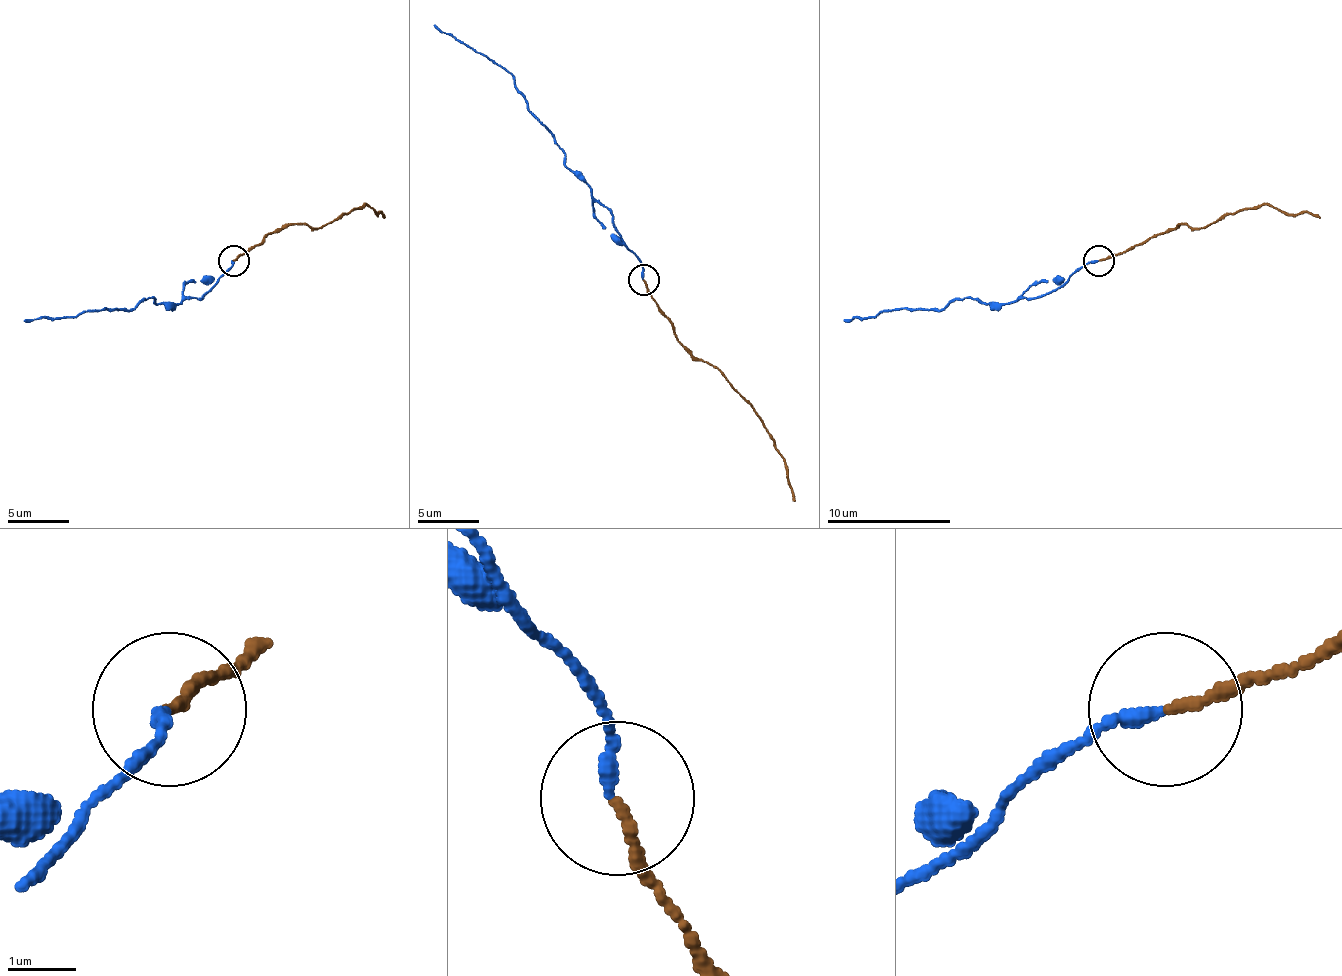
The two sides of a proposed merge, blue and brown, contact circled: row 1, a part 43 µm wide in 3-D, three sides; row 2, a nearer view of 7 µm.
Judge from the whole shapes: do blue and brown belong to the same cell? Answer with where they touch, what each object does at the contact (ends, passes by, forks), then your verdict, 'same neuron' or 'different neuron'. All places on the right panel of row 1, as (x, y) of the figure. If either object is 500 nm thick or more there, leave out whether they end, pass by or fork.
place (1099, 260); blue ends; brown ends; different neuron

